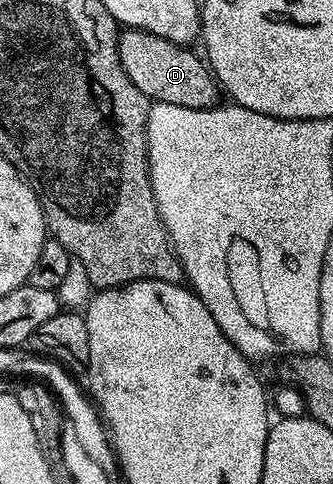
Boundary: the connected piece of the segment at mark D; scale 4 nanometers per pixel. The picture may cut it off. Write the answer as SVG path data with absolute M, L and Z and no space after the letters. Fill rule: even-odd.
M127 28L118 38L120 66L124 66L124 74L132 78L132 86L136 86L147 100L192 110L213 108L219 103L220 85L209 63L199 53L198 57L190 51L194 50L139 28Z

